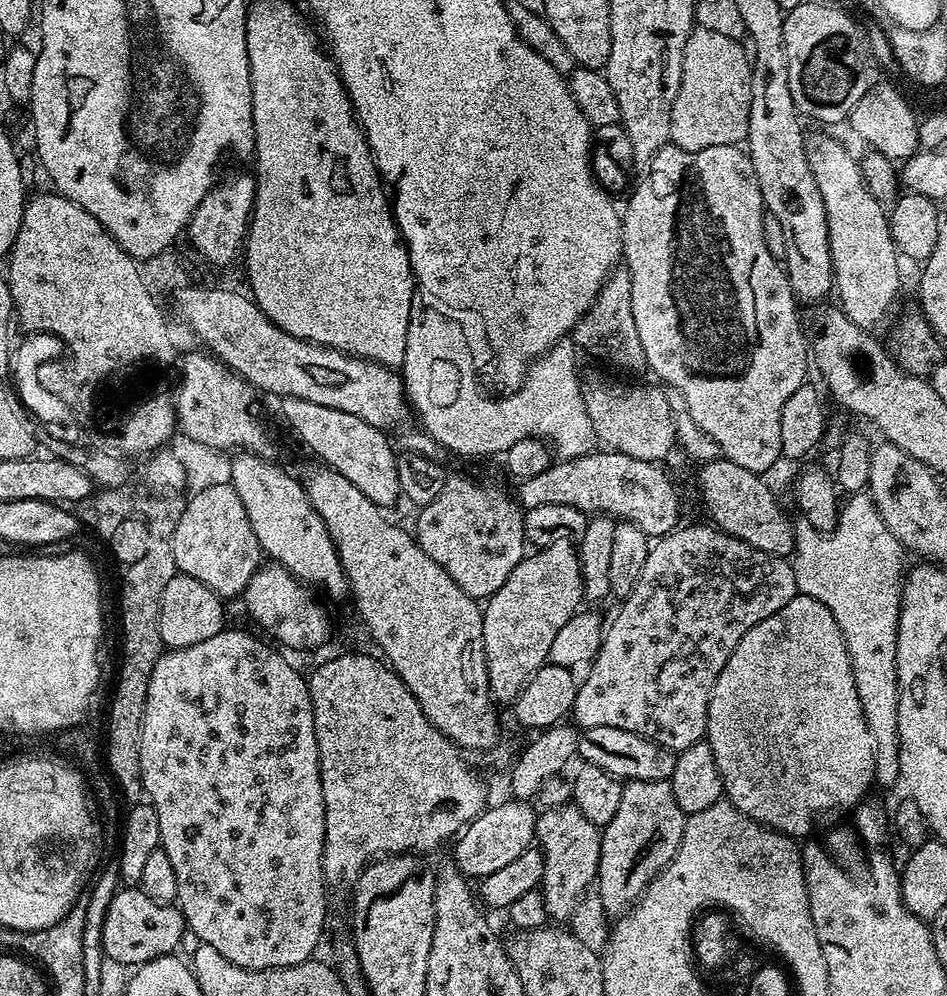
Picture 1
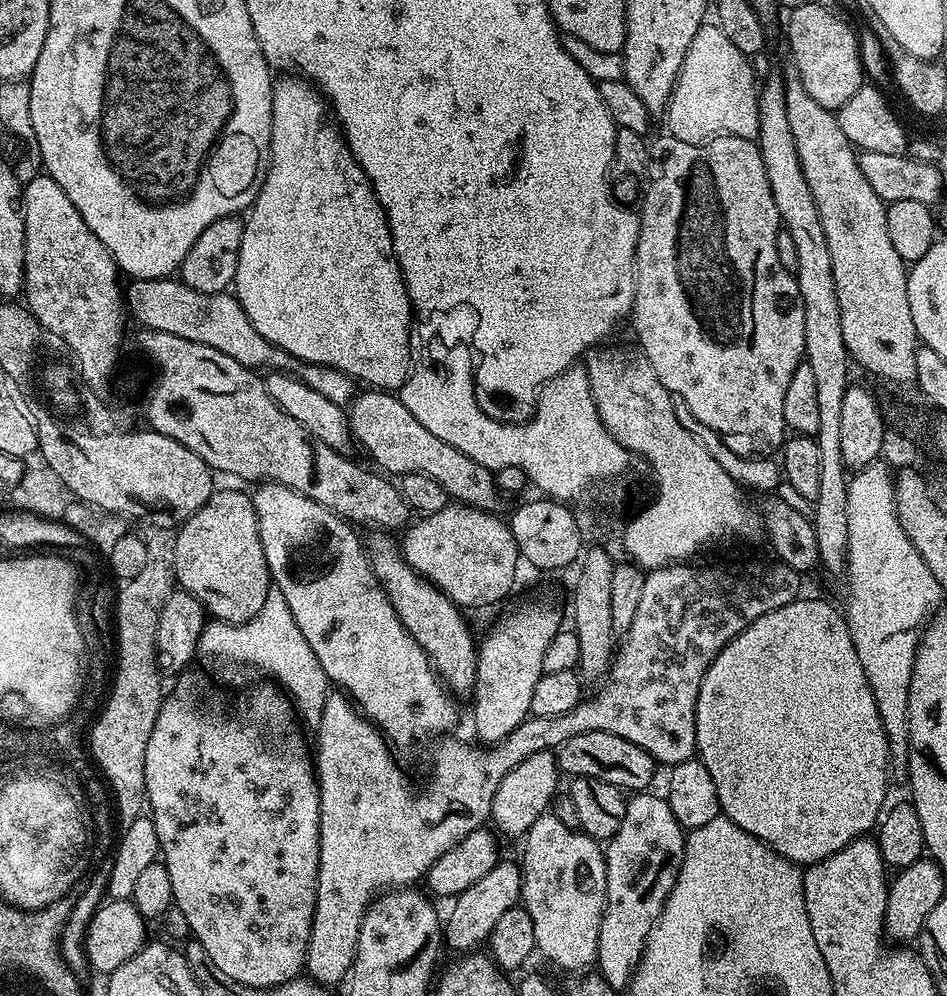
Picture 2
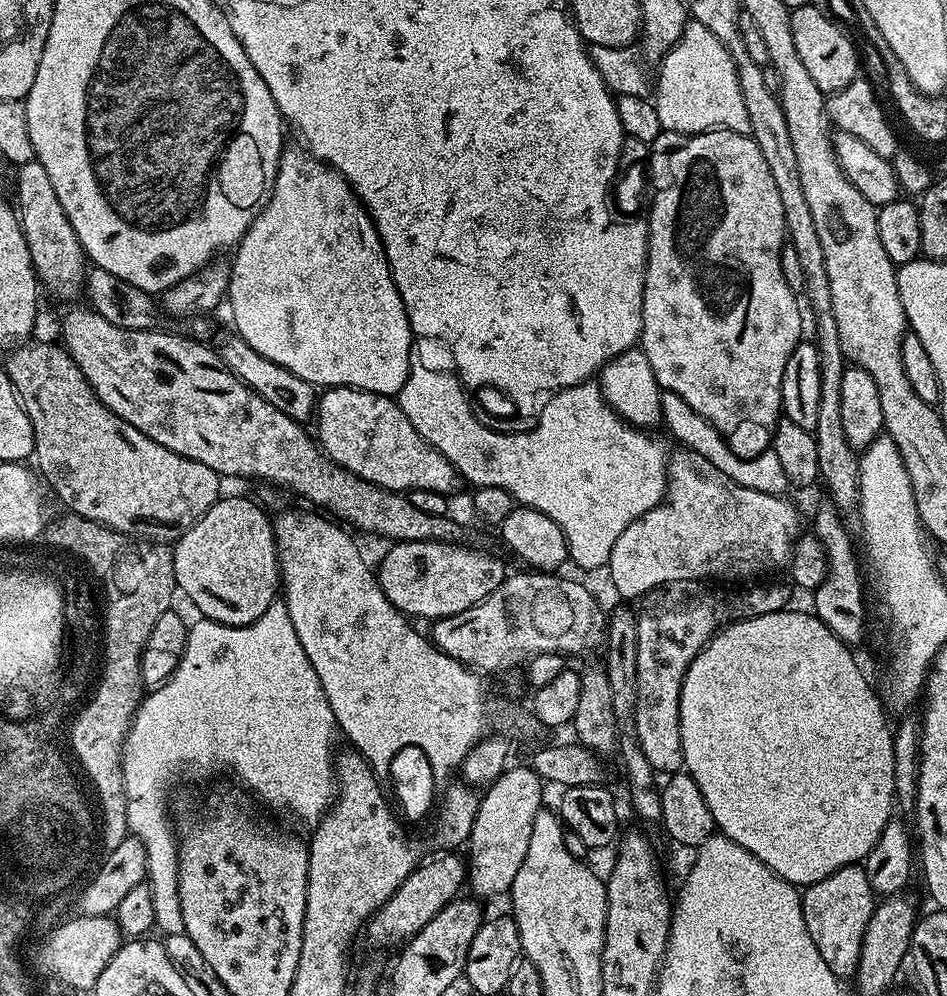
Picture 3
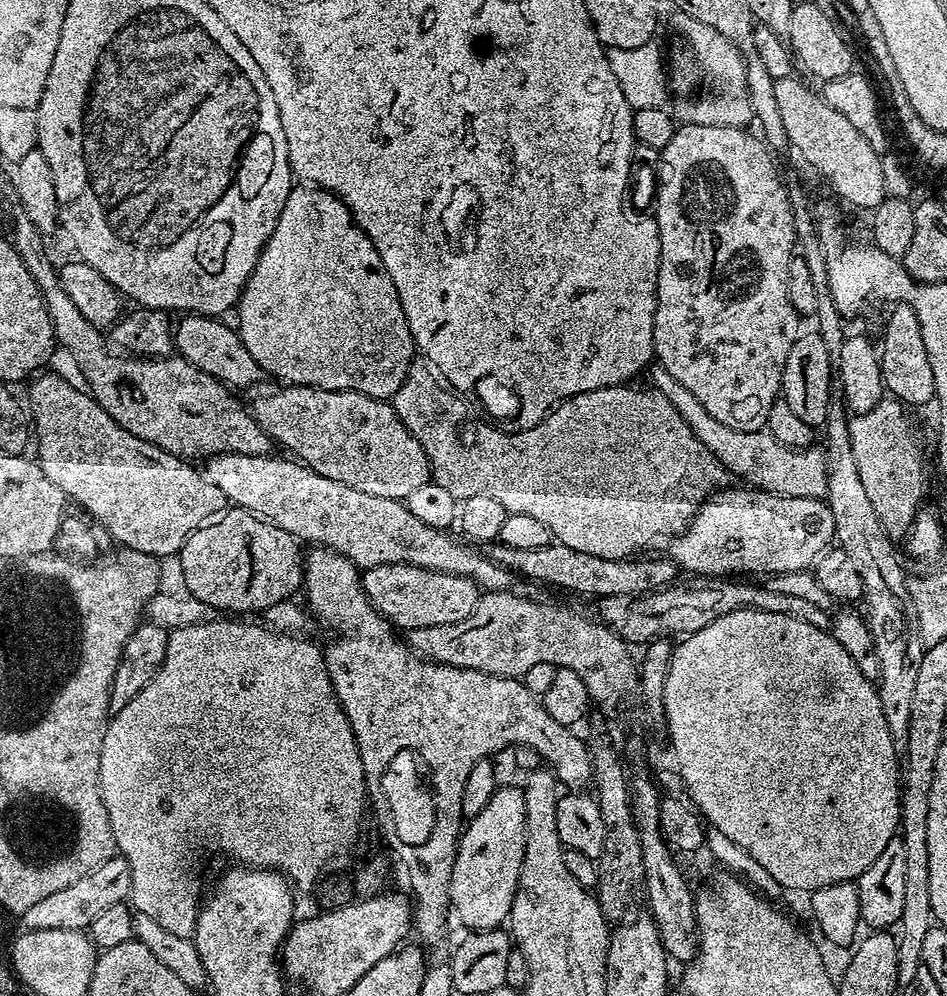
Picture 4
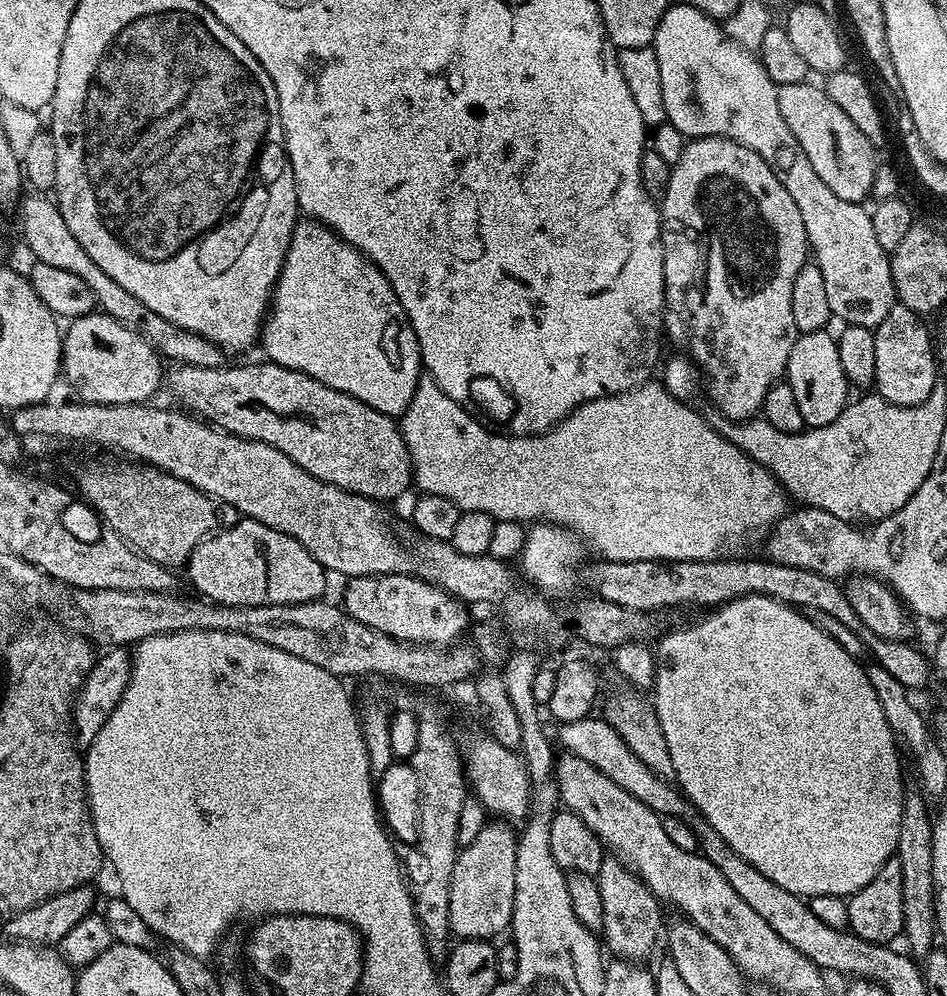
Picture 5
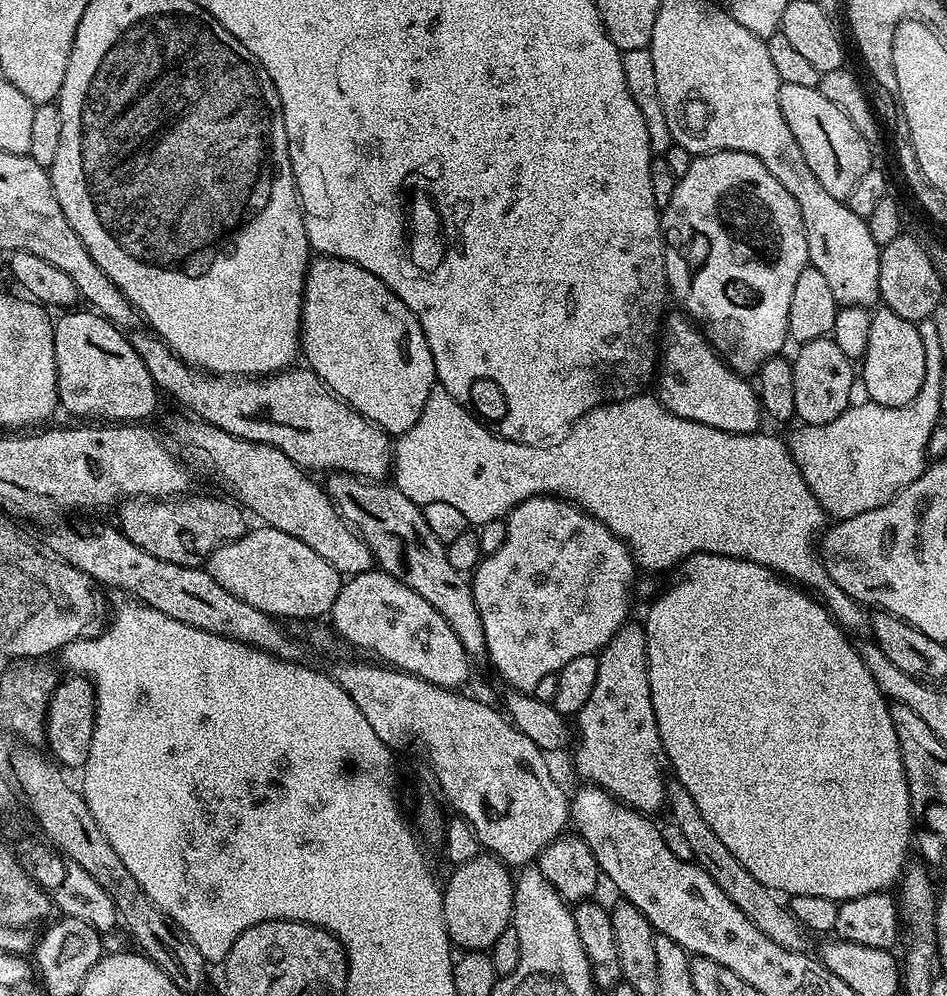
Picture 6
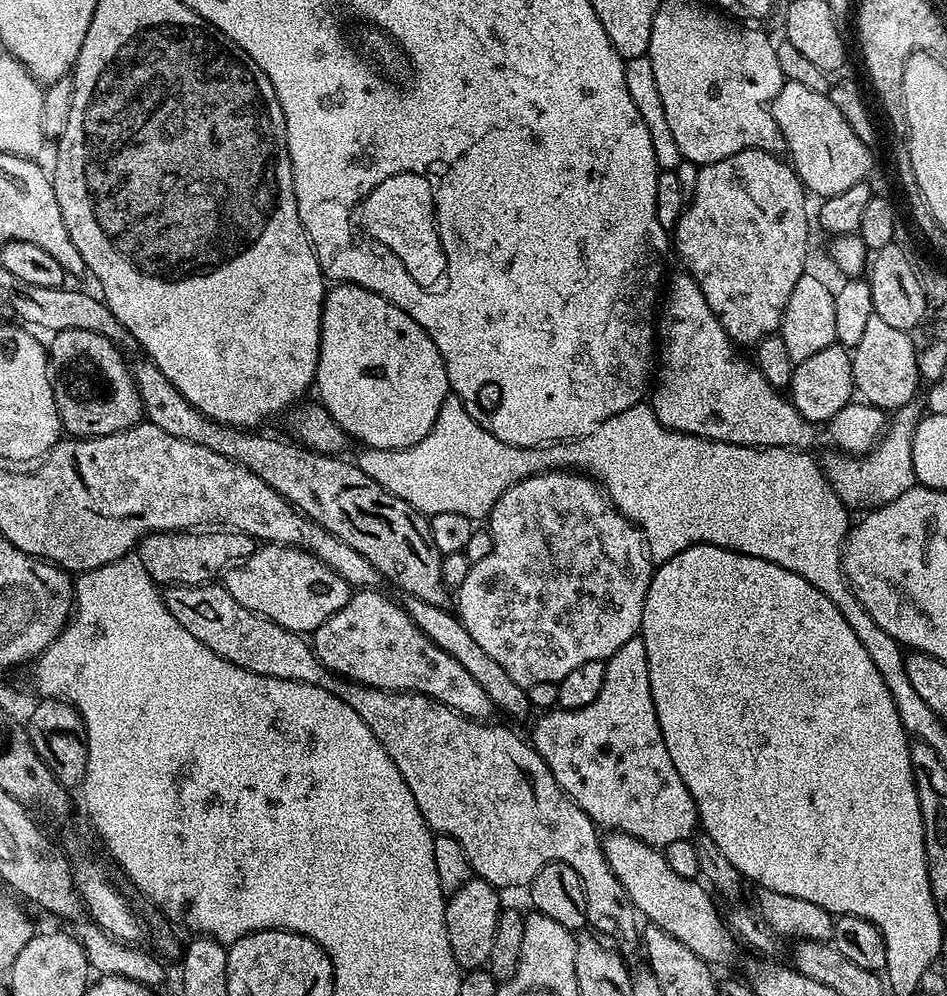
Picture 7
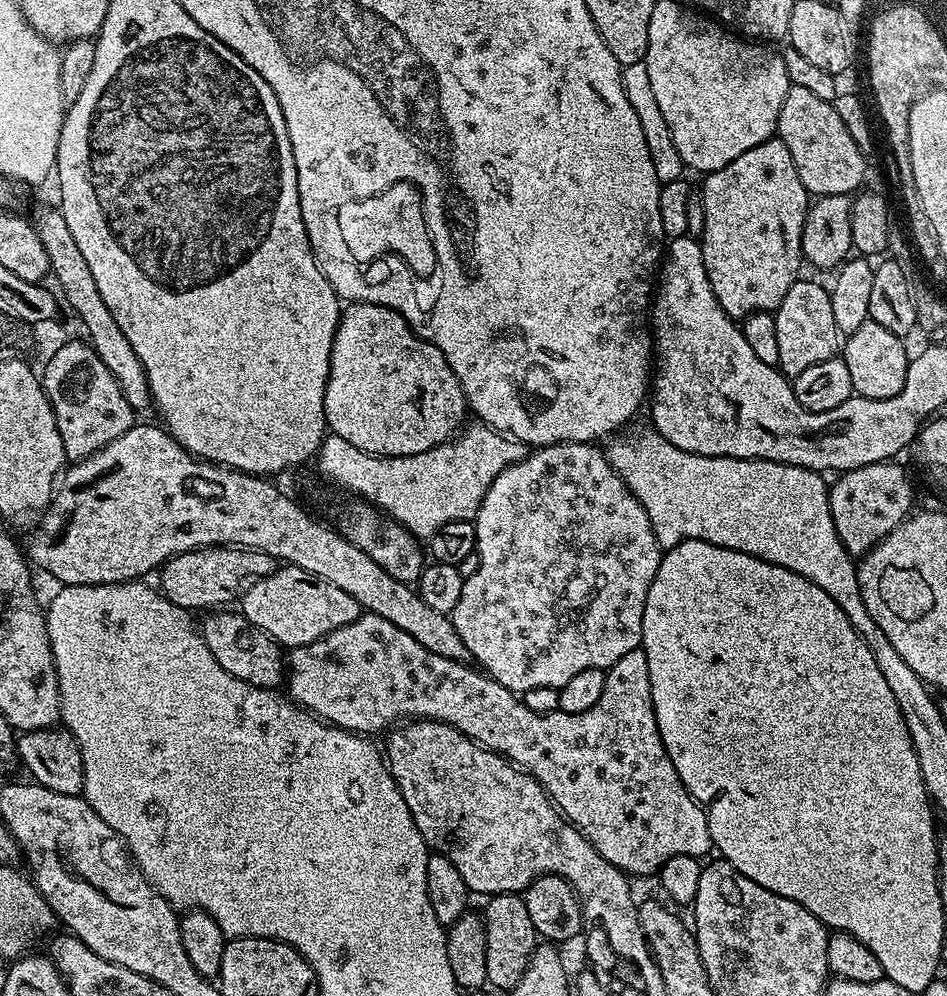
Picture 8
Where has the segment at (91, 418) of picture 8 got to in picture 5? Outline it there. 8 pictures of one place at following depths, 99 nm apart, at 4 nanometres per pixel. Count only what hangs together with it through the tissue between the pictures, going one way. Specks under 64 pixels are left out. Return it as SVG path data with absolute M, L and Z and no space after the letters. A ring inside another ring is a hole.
M93 310L71 321L62 332L62 376L68 379L68 384L77 392L79 399L85 404L143 404L151 401L151 396L159 388L166 376L165 365L161 357L153 352L150 342L134 330L128 330L106 313Z

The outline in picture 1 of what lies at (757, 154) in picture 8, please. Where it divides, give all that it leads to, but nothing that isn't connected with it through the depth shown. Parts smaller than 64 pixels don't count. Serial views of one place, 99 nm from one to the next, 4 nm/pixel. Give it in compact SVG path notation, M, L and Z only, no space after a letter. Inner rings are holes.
M669 142L665 148L658 150L658 154L654 154L654 158L646 166L644 177L631 189L632 197L628 200L628 209L623 209L622 223L622 238L620 239L620 247L622 249L622 260L628 269L628 277L630 278L630 302L634 310L634 326L638 326L638 338L642 338L642 350L646 354L646 365L656 376L665 376L674 387L680 391L683 407L688 409L690 418L694 418L694 422L698 422L698 426L702 426L702 430L706 430L706 434L710 434L710 438L714 438L714 442L720 447L723 459L734 462L738 466L743 466L744 469L750 470L757 474L767 473L767 468L772 468L776 464L776 459L781 459L782 453L782 406L786 406L786 398L790 398L790 394L794 394L794 390L798 390L806 382L804 376L808 372L808 364L810 368L810 344L806 339L806 332L800 329L800 316L796 313L798 301L796 295L792 293L792 287L788 281L788 273L782 267L781 261L774 254L770 254L770 250L766 250L766 238L764 237L764 217L766 209L764 207L764 199L762 198L762 190L758 190L758 178L754 174L754 166L752 159L748 157L747 151L743 147L732 145L710 146L709 149L684 150L677 148L676 145Z

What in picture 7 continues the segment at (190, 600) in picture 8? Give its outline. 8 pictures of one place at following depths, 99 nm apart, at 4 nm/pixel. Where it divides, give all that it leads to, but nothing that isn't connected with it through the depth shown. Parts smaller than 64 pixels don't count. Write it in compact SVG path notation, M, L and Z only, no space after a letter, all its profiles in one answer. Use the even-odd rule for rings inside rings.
M231 530L152 532L141 538L138 555L148 577L155 580L157 585L206 584L215 581L225 570L246 559L257 547L257 541L251 536Z

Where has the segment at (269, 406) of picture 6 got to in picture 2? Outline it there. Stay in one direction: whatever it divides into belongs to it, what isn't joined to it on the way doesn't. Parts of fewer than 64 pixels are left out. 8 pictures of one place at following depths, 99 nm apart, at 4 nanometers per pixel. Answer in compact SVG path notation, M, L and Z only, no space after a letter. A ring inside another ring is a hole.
M364 390L359 396L360 393L351 401L346 412L348 431L355 443L357 440L364 447L365 454L381 473L396 478L411 472L426 474L434 478L434 482L438 482L453 501L467 504L470 508L481 508L483 512L496 514L501 511L502 493L494 473L486 466L478 466L474 458L466 458L462 450L454 450L450 442L442 442L442 438L430 434L430 430L426 430L426 426L422 426L410 410L406 410L399 395L388 390Z

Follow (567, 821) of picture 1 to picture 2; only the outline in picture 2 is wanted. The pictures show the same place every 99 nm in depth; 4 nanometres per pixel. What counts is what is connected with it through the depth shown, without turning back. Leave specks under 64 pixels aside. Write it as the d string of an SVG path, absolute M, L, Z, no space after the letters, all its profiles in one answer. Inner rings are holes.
M545 814L537 818L534 826L530 826L530 830L523 837L524 843L524 860L520 864L520 877L522 878L522 886L520 887L520 898L522 906L530 914L530 922L534 924L534 938L536 939L536 947L539 955L544 955L550 963L556 968L561 968L564 972L583 973L589 963L590 965L596 959L596 947L598 946L598 934L600 933L600 923L602 922L602 914L604 913L604 899L606 898L606 866L604 865L604 848L592 837L570 826L564 826L558 818L554 818L551 814Z

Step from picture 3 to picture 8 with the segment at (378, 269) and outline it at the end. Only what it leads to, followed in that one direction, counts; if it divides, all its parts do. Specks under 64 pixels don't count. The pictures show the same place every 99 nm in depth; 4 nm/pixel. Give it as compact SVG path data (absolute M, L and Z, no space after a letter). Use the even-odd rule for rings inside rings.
M352 302L341 311L338 330L334 334L334 346L330 350L330 374L328 375L326 394L324 395L324 423L331 435L346 438L346 442L350 442L350 446L358 446L358 450L369 452L375 456L413 456L414 454L428 452L434 446L453 439L461 431L462 425L465 423L464 412L466 416L464 391L454 374L454 370L450 370L442 350L438 350L438 346L434 346L417 336L411 326L399 314L386 306Z

